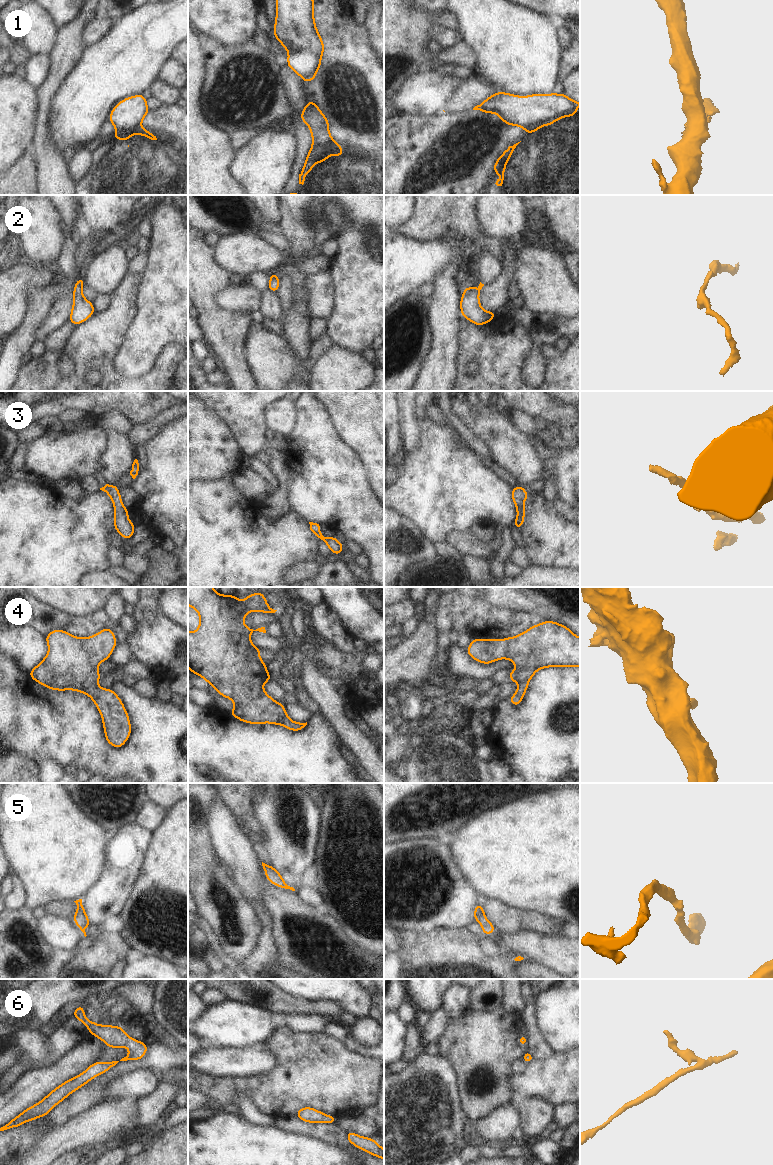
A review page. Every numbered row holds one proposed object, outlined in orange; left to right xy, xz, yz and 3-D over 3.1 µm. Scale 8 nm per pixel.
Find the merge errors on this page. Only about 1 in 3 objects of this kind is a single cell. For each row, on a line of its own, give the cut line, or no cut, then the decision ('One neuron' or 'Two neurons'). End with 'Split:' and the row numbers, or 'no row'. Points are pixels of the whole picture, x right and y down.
1: Split along xy (139, 126), (133, 134). Two neurons
2: No split. One neuron
3: No split. One neuron
4: No split. One neuron
5: No split. One neuron
6: No split. One neuron
Split: 1.

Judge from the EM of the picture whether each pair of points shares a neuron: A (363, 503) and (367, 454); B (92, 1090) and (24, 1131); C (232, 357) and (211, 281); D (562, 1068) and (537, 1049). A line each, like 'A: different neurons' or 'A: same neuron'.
A: different neurons
B: different neurons
C: same neuron
D: different neurons

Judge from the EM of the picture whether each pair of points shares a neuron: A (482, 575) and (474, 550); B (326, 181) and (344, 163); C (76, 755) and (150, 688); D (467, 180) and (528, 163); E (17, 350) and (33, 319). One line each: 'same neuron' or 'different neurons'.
A: different neurons
B: same neuron
C: different neurons
D: different neurons
E: same neuron

